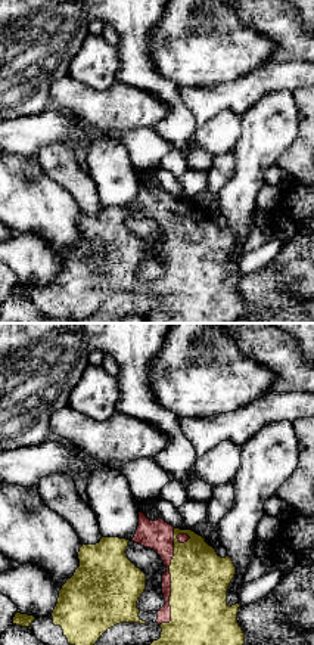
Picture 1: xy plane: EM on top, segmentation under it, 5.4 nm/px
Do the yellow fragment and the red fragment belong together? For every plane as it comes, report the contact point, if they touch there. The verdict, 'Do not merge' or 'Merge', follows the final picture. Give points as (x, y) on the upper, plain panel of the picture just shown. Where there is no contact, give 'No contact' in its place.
Touches yellow at (171, 250)

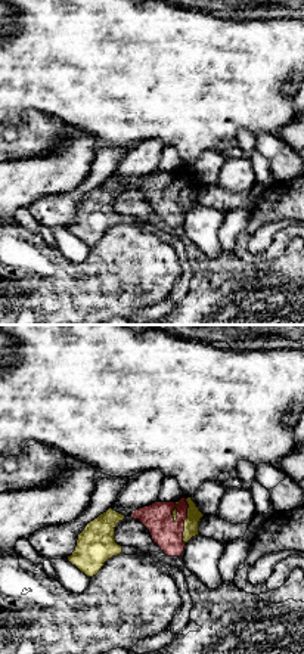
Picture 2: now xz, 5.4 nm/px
Touches yellow at (185, 191)

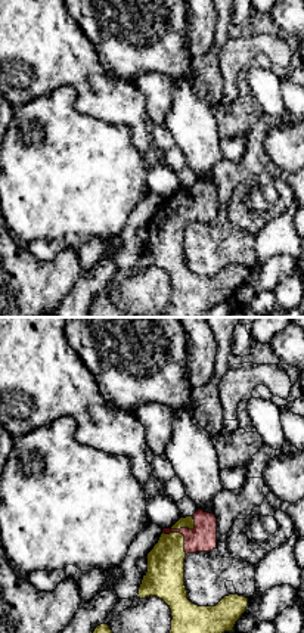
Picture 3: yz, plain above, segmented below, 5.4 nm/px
Touches yellow at (180, 196)

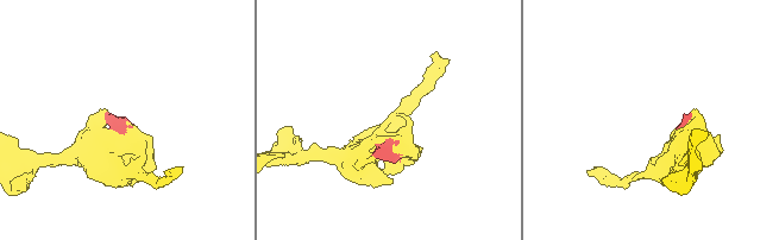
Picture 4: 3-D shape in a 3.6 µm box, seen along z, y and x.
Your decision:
Merge

